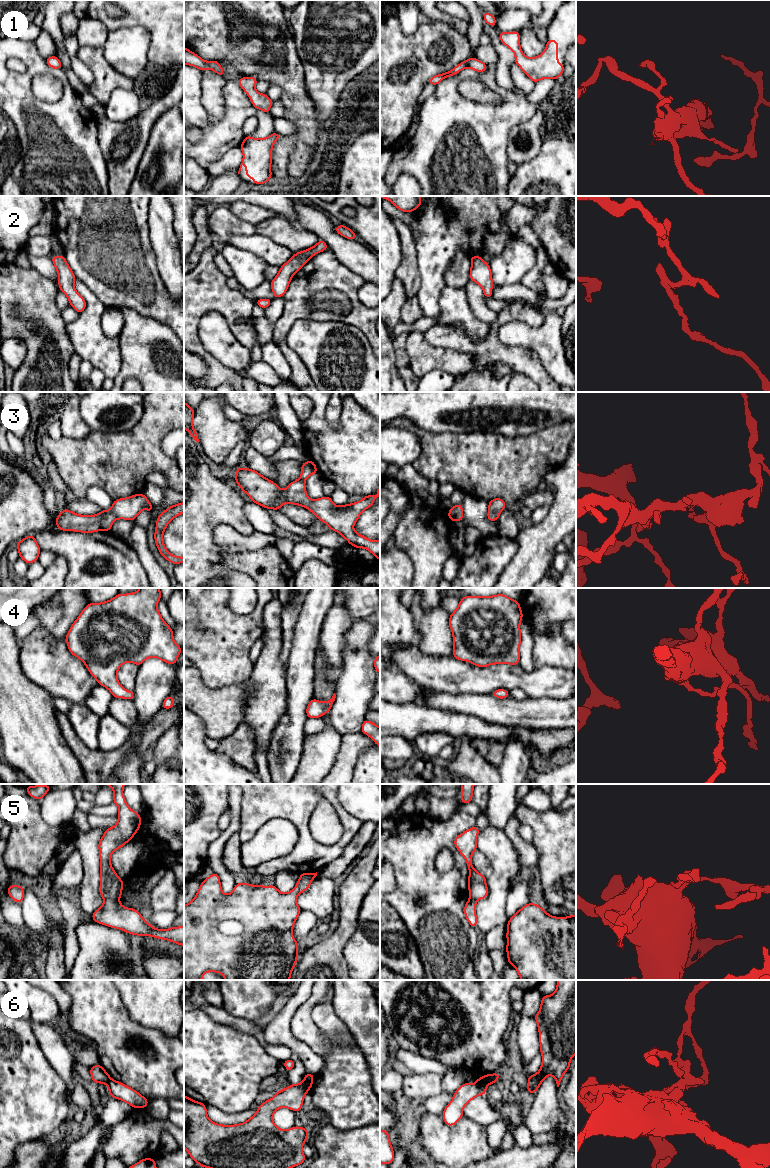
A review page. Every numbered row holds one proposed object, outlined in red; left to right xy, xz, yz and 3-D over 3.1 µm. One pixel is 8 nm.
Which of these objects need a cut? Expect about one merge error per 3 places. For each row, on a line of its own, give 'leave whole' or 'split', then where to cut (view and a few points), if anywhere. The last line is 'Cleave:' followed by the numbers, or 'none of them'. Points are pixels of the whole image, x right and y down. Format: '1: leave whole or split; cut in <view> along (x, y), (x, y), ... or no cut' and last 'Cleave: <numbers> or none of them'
1: leave whole; no cut
2: leave whole; no cut
3: leave whole; no cut
4: leave whole; no cut
5: split; cut in xy along (117, 898), (104, 900)
6: split; cut in xz along (302, 1082), (307, 1091)
Cleave: 5, 6

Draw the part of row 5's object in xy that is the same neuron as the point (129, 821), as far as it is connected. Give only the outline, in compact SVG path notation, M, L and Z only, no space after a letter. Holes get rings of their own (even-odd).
M103 784L113 789L113 802L119 807L118 822L106 829L99 841L100 895L105 899L117 900L122 896L123 881L110 863L111 854L130 841L141 825L140 813L133 811L123 796L125 784Z

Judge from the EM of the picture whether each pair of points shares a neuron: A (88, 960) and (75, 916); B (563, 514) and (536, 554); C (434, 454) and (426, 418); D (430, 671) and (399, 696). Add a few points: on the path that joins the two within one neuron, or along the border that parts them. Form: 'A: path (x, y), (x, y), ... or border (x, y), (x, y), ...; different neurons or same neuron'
A: border (78, 923), (75, 928), (75, 936), (79, 947); different neurons
B: path (557, 524), (537, 544); same neuron
C: border (409, 419), (419, 427), (429, 431), (453, 432); different neurons
D: border (396, 668), (423, 687); different neurons

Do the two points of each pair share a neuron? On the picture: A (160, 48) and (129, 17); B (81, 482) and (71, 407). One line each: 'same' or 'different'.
A: same
B: different

